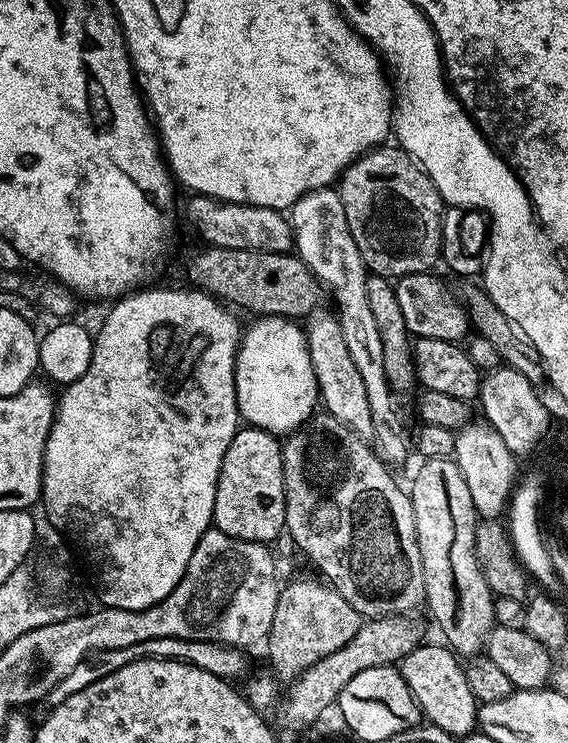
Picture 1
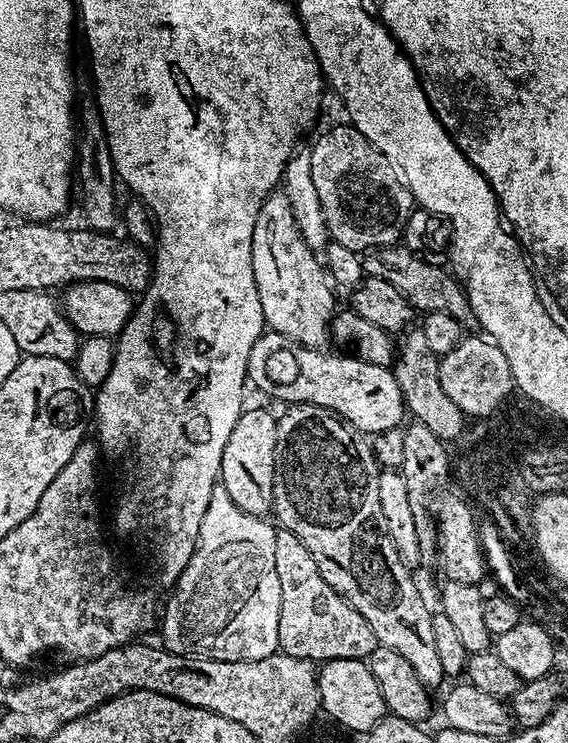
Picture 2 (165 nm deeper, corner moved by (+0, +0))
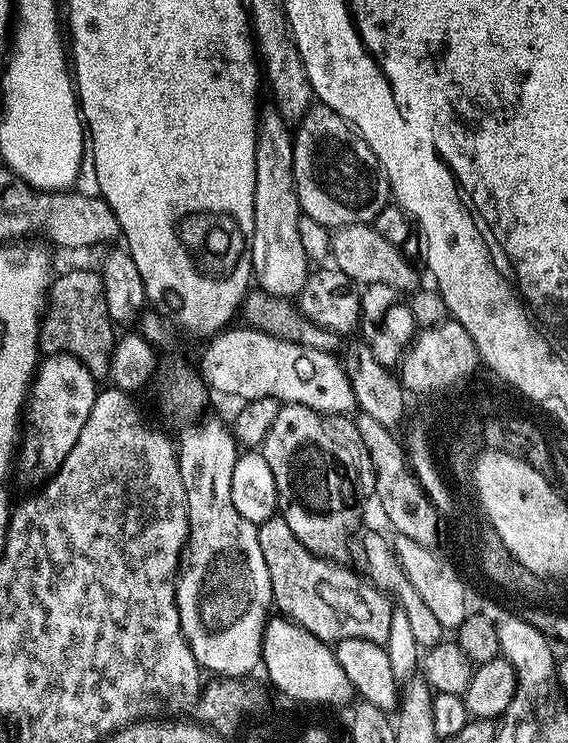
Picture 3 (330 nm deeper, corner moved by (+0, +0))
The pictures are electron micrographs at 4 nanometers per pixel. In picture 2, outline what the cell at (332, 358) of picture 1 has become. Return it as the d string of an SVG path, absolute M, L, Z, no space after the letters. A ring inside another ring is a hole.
M277 190L267 196L262 202L262 210L258 210L258 218L252 231L252 265L265 325L271 331L282 334L302 346L323 349L324 343L329 343L332 317L338 308L336 296L332 293L333 285L321 257L310 246L306 246L294 220L294 210L291 209L283 191Z

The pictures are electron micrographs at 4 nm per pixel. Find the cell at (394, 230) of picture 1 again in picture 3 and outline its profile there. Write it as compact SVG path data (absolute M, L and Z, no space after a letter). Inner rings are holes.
M313 103L295 129L292 149L294 150L294 186L303 215L314 218L314 222L322 222L329 230L345 228L351 224L372 224L375 221L385 205L383 199L376 200L376 176L378 180L376 156L352 125L326 105Z

